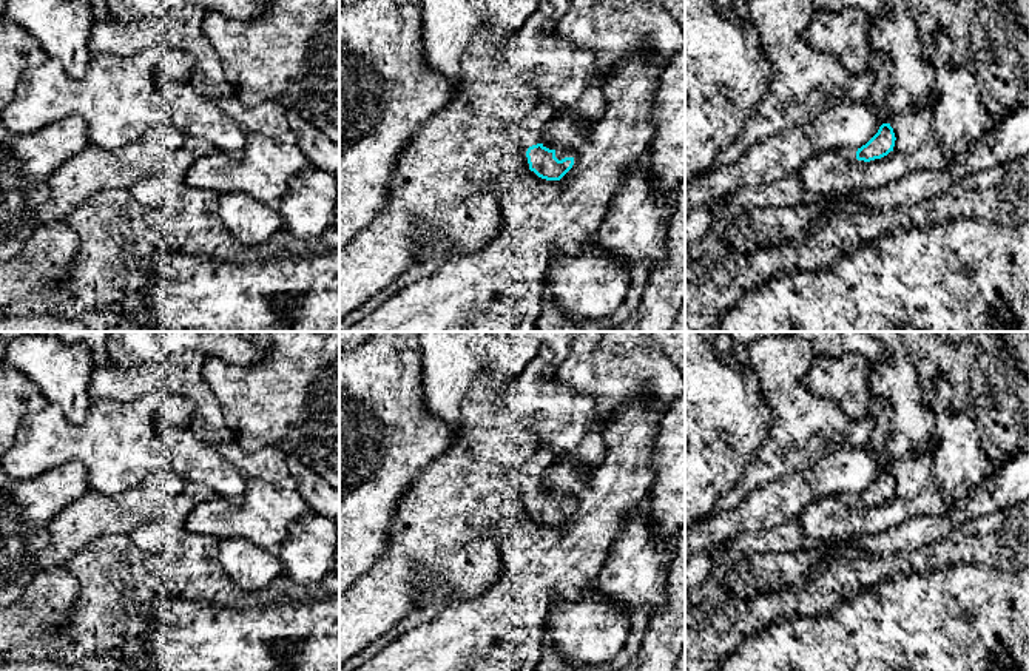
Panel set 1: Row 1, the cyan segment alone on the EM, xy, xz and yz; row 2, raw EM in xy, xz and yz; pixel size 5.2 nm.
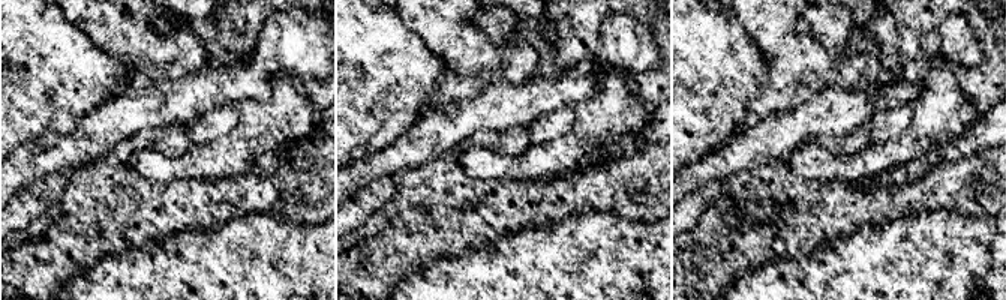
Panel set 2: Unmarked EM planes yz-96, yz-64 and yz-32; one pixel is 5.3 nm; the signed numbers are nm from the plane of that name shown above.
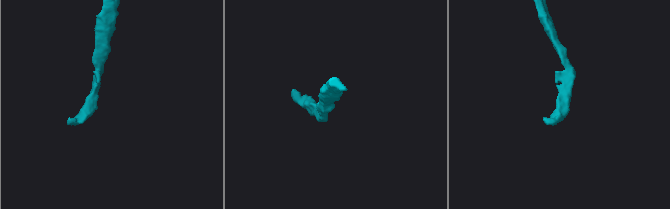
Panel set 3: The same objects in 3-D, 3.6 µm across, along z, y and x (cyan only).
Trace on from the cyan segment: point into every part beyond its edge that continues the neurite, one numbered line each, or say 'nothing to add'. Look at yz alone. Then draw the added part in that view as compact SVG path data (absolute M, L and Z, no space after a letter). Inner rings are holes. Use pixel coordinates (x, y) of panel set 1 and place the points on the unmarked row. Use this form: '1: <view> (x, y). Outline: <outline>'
1: yz (847, 499). Outline: M844 492L844 494L839 494L836 495L844 504L853 507L853 509L864 509L864 506L858 506L856 504L856 497L858 494L849 494L849 492Z

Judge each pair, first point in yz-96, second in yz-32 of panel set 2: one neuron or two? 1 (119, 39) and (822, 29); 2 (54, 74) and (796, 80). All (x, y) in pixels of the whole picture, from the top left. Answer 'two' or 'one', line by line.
1: two
2: two

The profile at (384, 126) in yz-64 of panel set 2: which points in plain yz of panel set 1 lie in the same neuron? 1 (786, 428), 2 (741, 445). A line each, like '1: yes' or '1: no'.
1: no
2: yes

